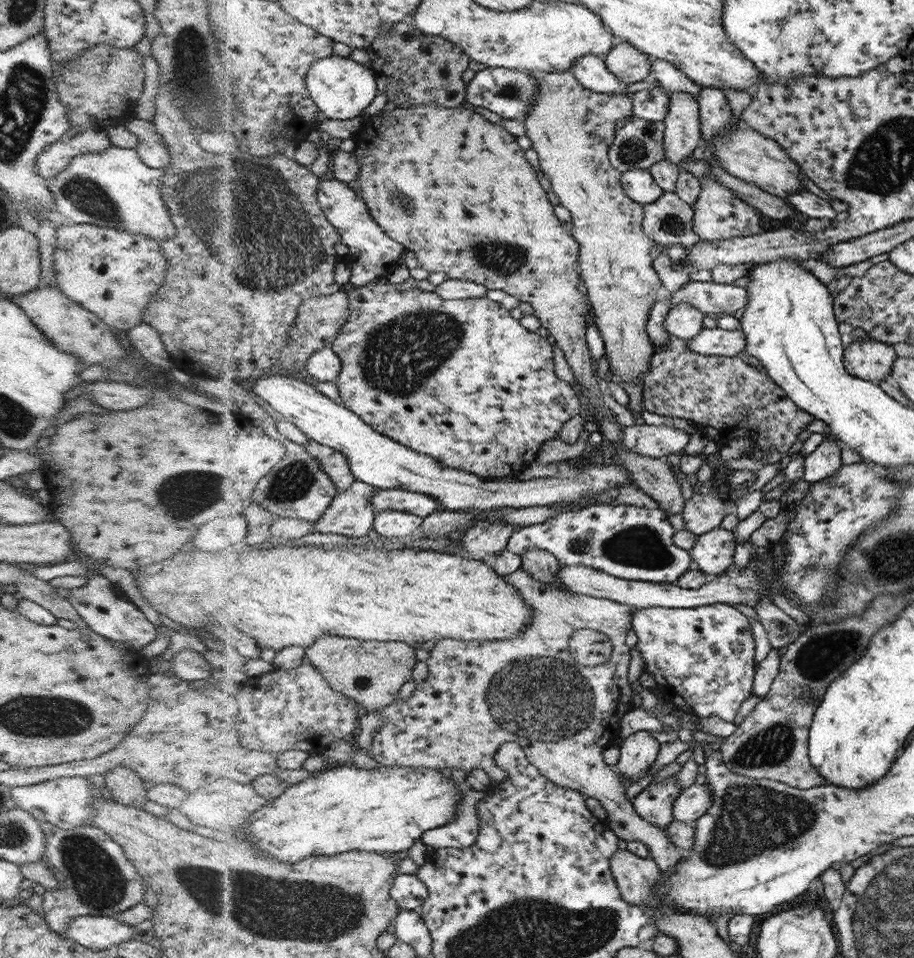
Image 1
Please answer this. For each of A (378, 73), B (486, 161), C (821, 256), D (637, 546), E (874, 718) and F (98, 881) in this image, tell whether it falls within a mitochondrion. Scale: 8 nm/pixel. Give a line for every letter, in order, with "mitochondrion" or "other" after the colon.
A: other
B: other
C: other
D: mitochondrion
E: other
F: mitochondrion

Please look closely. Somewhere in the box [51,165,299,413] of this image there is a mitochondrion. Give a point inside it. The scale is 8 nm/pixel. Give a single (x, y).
(82, 192)

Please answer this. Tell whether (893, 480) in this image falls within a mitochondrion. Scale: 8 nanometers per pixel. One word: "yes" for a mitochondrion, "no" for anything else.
no

